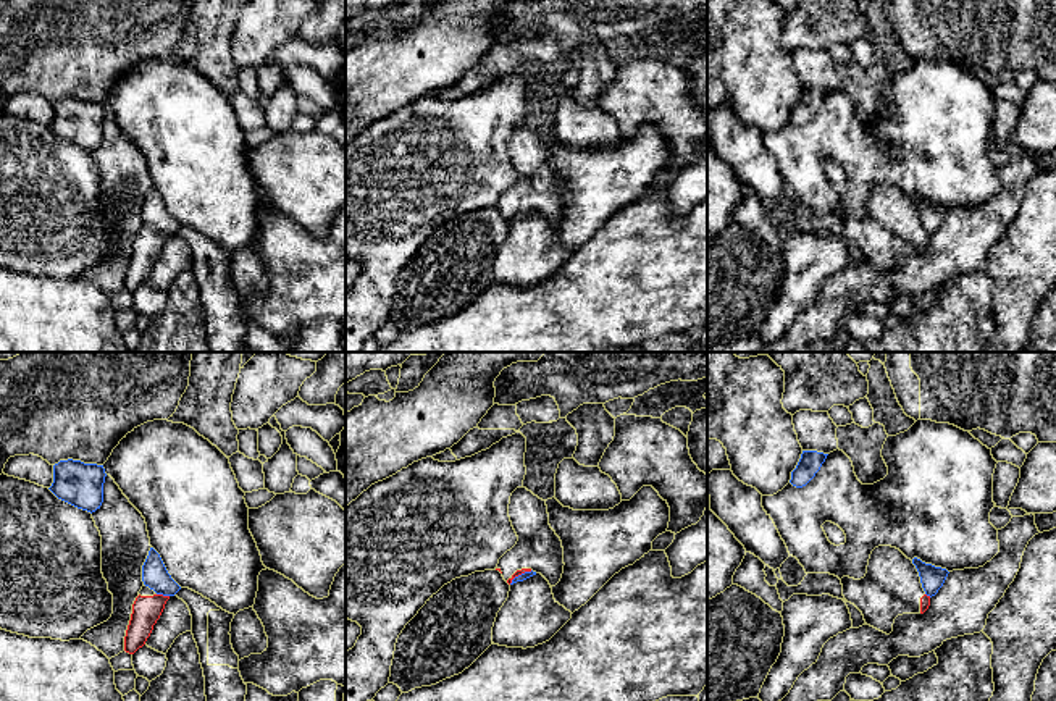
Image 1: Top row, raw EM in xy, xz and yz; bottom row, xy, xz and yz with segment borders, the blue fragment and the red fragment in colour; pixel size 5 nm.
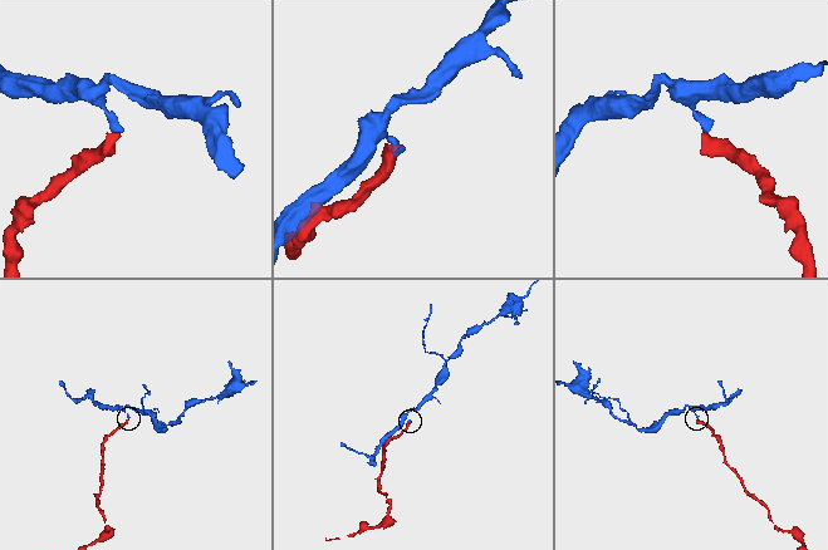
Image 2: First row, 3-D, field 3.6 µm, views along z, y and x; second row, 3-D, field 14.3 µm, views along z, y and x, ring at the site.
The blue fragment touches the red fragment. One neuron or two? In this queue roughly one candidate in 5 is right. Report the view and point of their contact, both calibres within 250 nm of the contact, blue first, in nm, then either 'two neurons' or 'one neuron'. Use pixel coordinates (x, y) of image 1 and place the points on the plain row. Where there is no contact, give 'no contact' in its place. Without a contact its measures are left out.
xy (163, 233) | 130/140 nm | two neurons

